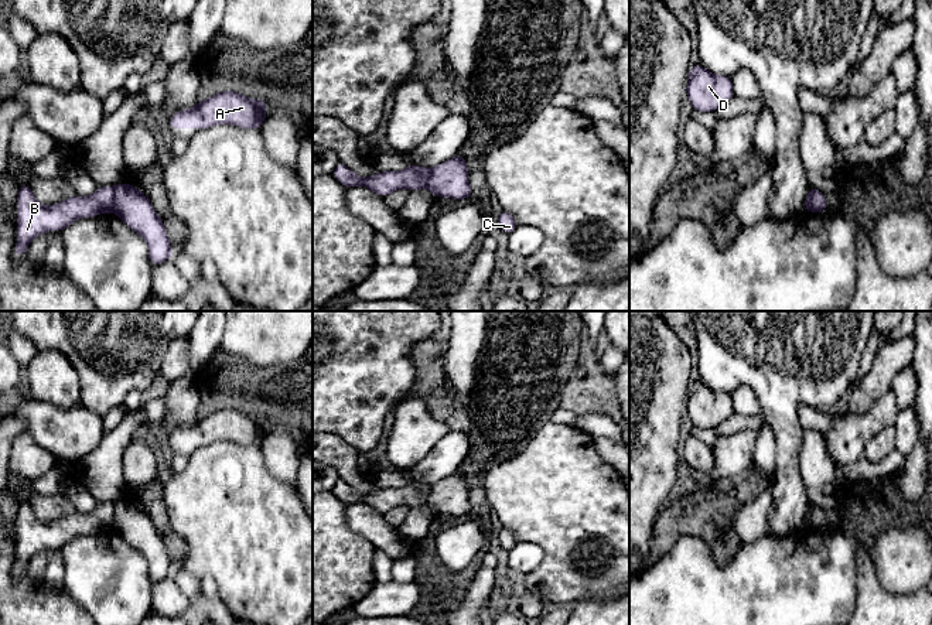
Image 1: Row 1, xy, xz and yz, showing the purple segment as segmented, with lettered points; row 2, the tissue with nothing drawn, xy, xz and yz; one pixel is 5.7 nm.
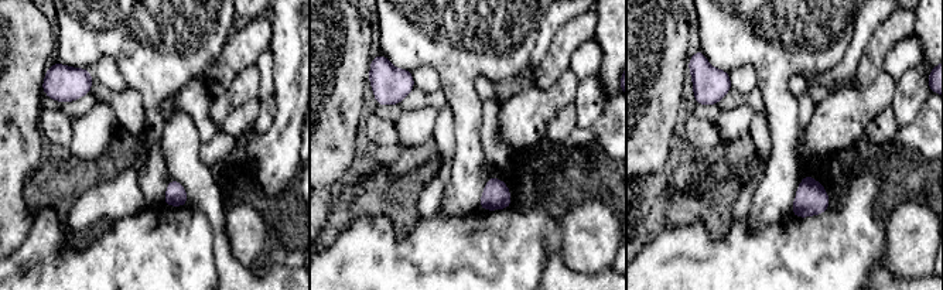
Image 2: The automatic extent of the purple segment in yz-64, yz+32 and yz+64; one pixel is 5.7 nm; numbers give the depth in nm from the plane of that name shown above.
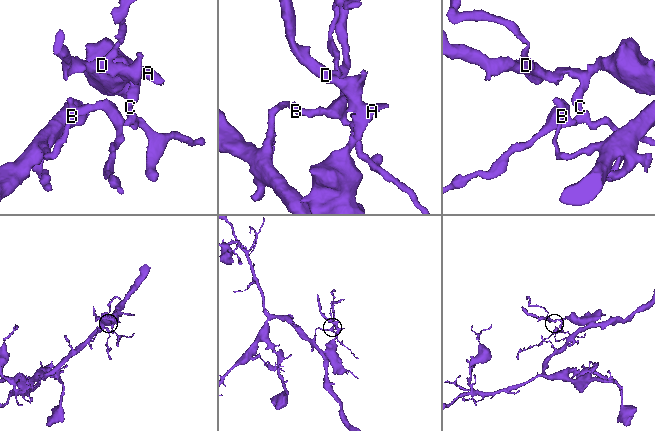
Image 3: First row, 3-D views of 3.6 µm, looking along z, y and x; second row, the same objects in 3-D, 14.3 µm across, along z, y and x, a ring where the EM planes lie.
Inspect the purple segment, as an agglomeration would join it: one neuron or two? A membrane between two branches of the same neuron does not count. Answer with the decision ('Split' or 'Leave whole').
Split

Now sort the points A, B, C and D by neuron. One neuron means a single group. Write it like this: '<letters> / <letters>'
A C D / B

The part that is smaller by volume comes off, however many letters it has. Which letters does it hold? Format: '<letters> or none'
A, C, D

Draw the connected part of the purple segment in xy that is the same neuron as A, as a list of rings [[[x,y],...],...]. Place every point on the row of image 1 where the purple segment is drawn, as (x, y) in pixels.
[[[235,90],[219,92],[192,109],[181,110],[168,119],[170,129],[206,129],[216,124],[235,124],[262,130],[267,112],[263,99],[250,99]]]

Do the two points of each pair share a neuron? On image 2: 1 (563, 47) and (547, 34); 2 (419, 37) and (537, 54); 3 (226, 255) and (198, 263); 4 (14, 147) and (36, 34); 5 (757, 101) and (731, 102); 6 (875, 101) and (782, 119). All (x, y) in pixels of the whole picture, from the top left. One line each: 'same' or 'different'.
1: different
2: different
3: different
4: same
5: same
6: different

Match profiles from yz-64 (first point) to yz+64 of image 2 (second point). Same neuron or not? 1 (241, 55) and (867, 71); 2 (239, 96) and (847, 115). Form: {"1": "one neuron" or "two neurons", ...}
{"1": "one neuron", "2": "one neuron"}

